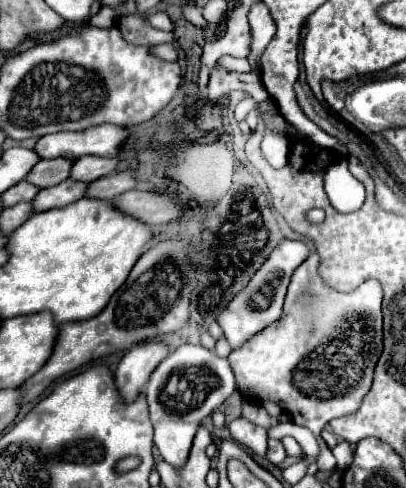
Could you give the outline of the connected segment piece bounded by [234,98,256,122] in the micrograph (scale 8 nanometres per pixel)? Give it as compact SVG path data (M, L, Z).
M246 98L243 99L235 109L235 118L238 122L245 119L247 114L249 113L250 109L253 109L253 107L256 105L256 102L252 98Z

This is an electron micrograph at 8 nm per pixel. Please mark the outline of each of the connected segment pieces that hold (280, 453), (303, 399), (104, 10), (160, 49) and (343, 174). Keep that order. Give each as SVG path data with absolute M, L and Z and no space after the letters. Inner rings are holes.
M268 438L268 452L266 452L266 458L268 458L272 464L280 464L280 462L286 458L286 450L284 450L284 446L282 446L280 440Z
M312 252L292 274L286 302L284 302L284 316L282 320L270 324L262 332L258 332L252 340L248 340L242 348L234 350L228 360L232 372L236 376L236 386L240 392L250 390L252 396L270 398L282 410L286 410L288 418L294 424L306 426L312 430L320 445L318 456L318 470L328 472L336 468L336 458L331 449L320 436L324 426L344 414L352 414L360 408L360 400L368 394L372 386L372 376L376 362L382 352L382 286L378 280L362 282L354 292L336 292L328 288L322 278L318 276L318 254ZM316 394L332 394L332 398L316 398Z
M103 6L97 14L91 16L89 23L100 28L112 28L112 26L116 26L116 20L118 20L116 10L109 6Z
M172 44L154 46L154 48L152 48L152 54L156 54L158 58L164 58L164 60L176 60L176 58L178 58L178 52L172 48Z
M338 158L336 164L326 170L324 190L332 200L332 206L341 213L356 212L366 200L364 184L348 172L346 158Z

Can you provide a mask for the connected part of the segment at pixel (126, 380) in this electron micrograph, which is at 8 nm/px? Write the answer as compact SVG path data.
M152 340L130 348L114 370L114 384L124 404L134 402L146 388L148 376L168 356L166 344Z

